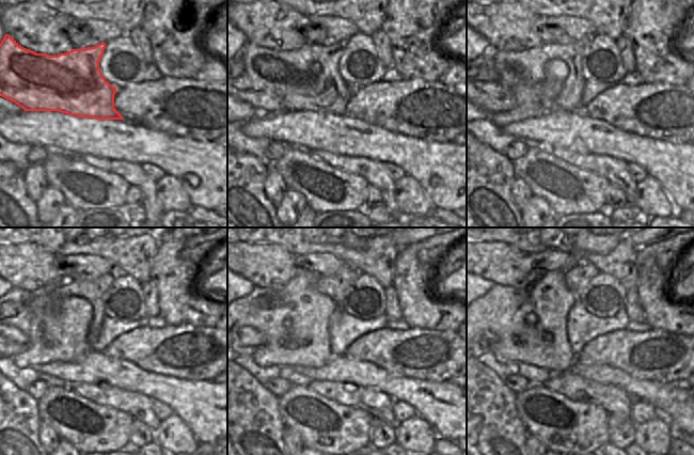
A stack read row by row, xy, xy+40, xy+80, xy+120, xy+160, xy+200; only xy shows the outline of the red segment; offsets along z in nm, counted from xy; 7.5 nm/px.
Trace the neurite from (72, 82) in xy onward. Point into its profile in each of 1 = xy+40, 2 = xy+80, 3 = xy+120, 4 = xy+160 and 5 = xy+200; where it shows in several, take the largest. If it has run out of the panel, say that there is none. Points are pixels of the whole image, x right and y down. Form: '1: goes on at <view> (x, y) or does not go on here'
1: goes on at xy+40 (306, 79)
2: goes on at xy+80 (515, 68)
3: goes on at xy+120 (94, 291)
4: goes on at xy+160 (334, 286)
5: goes on at xy+200 (576, 278)

